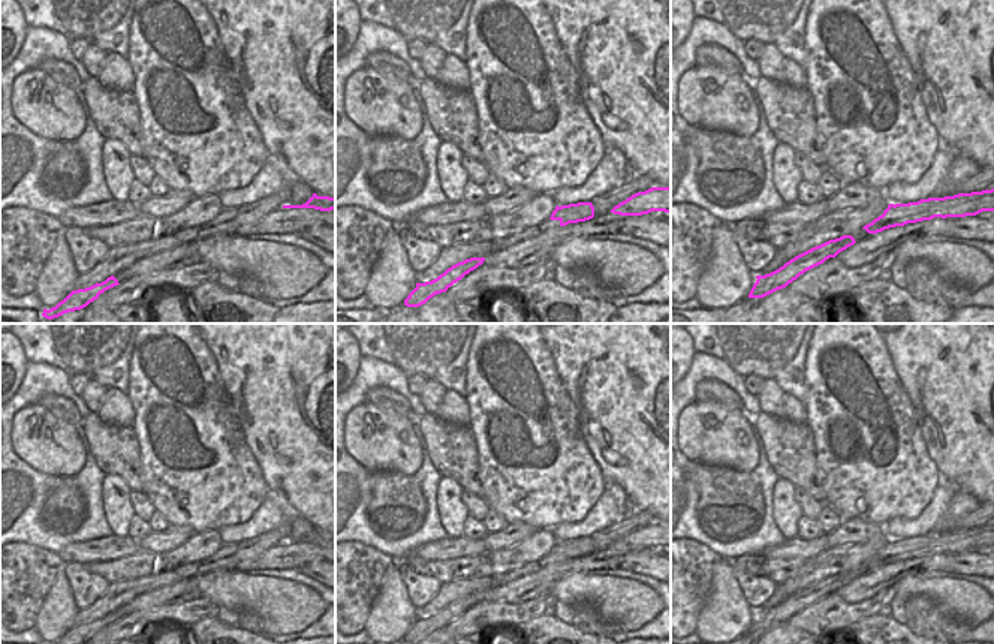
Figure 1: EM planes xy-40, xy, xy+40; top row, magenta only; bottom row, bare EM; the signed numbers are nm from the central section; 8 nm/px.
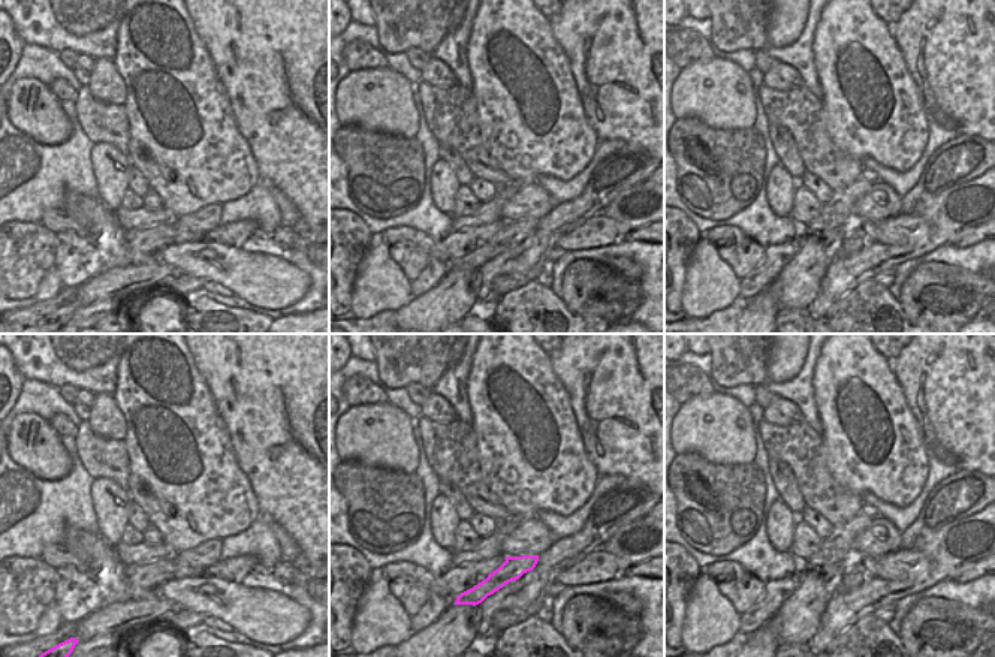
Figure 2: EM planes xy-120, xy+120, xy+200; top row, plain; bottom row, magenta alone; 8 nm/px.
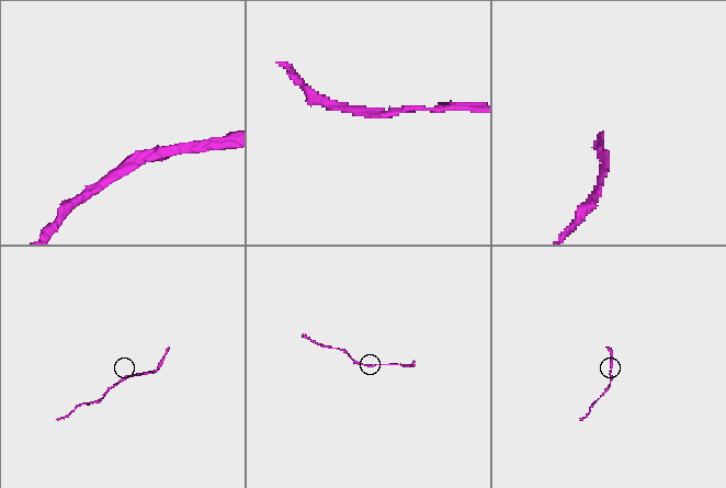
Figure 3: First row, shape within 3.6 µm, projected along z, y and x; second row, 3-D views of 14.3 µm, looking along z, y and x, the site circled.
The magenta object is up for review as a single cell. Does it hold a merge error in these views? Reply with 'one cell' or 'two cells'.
one cell

